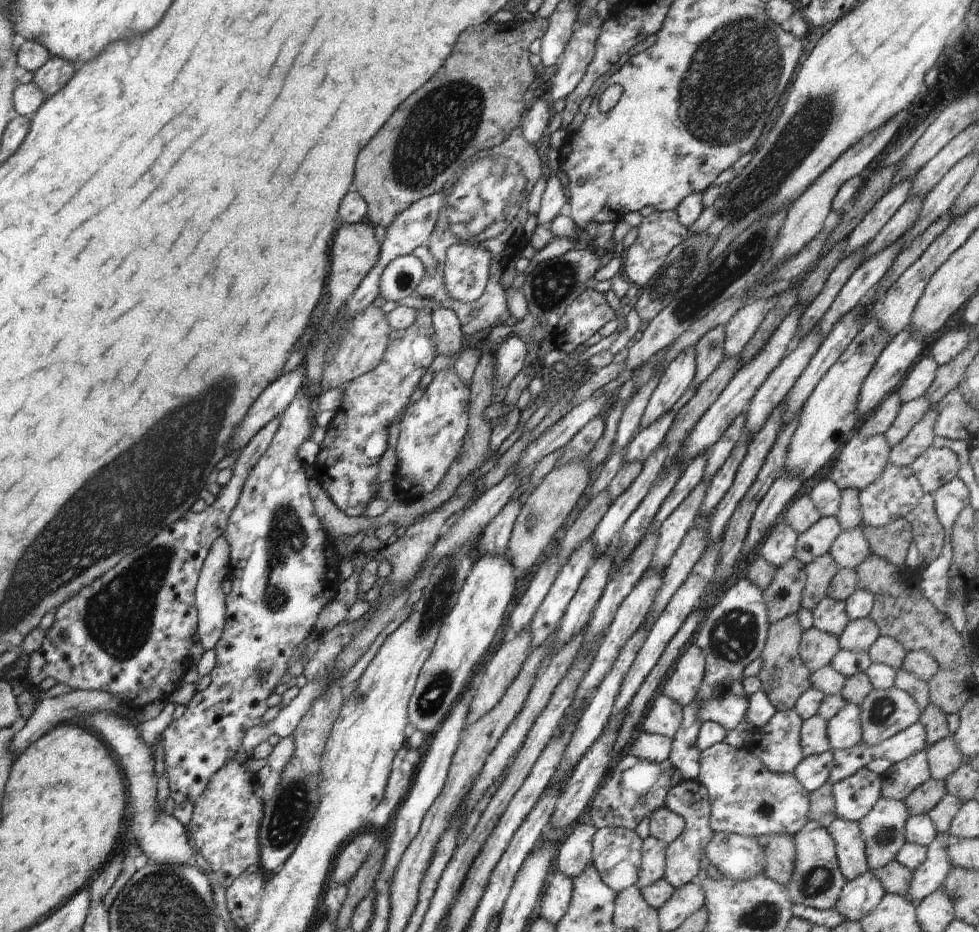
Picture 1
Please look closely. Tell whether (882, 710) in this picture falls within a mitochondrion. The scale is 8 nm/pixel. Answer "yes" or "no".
yes

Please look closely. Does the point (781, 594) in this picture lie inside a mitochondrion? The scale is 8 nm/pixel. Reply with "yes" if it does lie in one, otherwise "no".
yes

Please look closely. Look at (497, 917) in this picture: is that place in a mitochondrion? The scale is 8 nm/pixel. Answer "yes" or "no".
no

